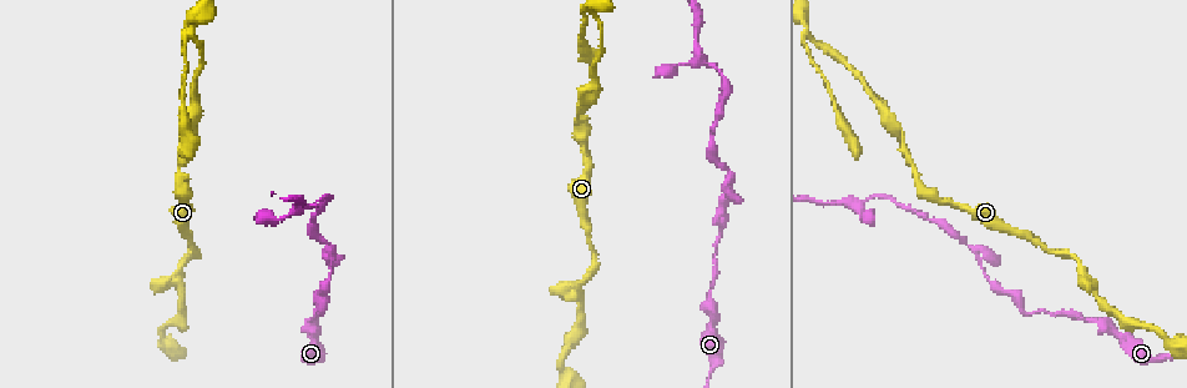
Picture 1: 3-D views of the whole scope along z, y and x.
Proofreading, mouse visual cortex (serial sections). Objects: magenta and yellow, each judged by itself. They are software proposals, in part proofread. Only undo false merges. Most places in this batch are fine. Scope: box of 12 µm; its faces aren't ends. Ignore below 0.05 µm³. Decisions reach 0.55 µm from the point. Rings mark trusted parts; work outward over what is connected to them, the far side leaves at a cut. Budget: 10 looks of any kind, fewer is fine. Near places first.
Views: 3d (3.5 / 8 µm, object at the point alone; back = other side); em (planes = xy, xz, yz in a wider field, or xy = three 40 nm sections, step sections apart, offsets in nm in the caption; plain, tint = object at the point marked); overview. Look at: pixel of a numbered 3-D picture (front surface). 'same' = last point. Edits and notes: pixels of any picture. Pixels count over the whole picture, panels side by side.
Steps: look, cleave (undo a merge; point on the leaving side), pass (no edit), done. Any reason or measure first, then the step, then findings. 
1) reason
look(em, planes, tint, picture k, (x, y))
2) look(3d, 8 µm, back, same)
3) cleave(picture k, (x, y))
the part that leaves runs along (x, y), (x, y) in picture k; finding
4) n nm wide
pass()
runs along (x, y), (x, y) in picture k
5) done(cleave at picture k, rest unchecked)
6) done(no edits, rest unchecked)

thick turns thin
look(3d, 3.5 µm, picture 1, (184, 197))

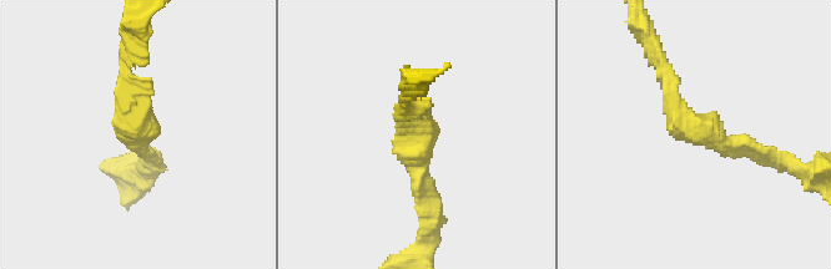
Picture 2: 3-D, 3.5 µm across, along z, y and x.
now the EM
look(em, xy, step 5, tint, picture 2, (717, 145))

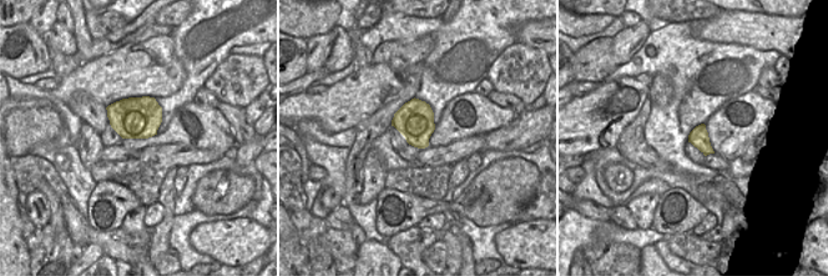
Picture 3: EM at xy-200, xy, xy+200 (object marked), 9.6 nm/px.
look(em, xy, step 3, tint, same)

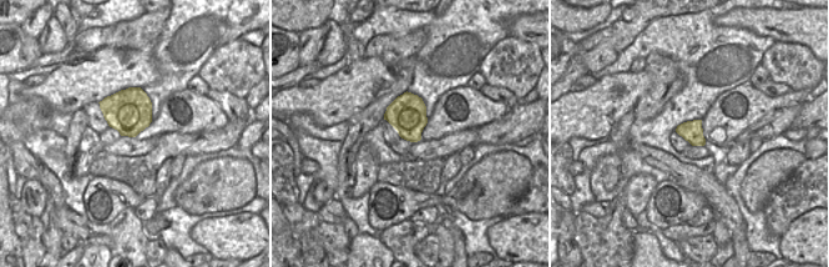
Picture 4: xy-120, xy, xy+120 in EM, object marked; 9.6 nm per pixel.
pass()
runs along (792, 166), (690, 127), (670, 85) in picture 2; all the same cell

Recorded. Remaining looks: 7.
a narrow waist
look(3d, 3.5 µm, picture 1, (1083, 319))

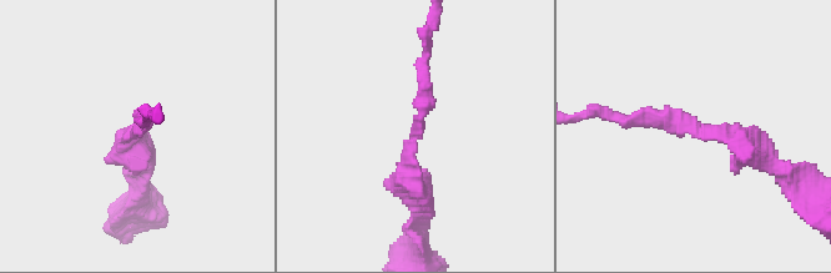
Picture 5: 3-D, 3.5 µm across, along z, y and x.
look(em, planes, tint, picture 5, (696, 131))

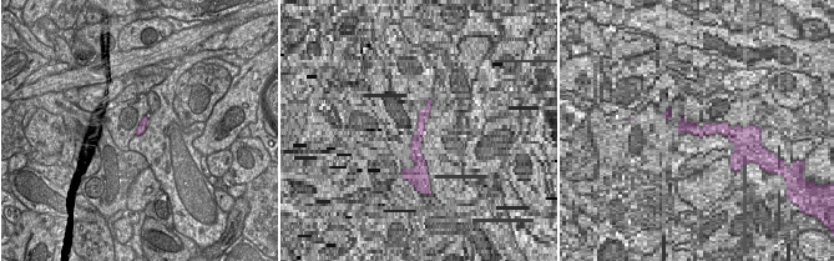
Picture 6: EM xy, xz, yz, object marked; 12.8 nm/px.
pass()
runs along (766, 160), (674, 117), (620, 117) in picture 5; one cell here

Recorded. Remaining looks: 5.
arms part here
look(3d, 3.5 µm, picture 1, (580, 290))

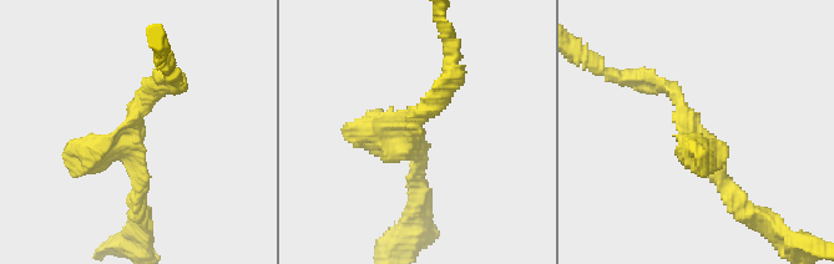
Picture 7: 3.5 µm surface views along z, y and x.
need the tissue
look(em, planes, tint, picture 7, (413, 134))

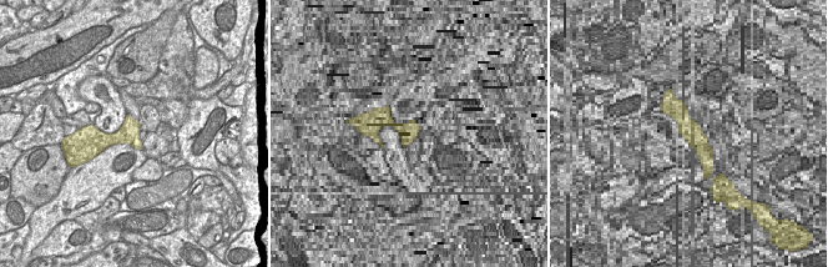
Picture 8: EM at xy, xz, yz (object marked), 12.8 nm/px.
pass()
runs along (657, 81), (749, 211) in picture 7; continuous, no second cell

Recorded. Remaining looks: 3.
sharp bend
look(3d, 3.5 µm, picture 1, (718, 228))

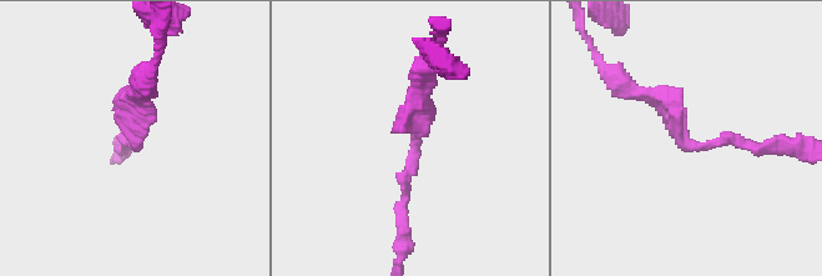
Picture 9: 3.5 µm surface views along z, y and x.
arms of 150, 200 nm
look(em, xy, step 1, tint, picture 9, (137, 145))

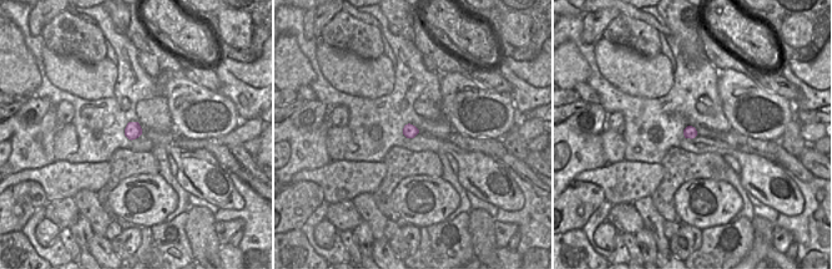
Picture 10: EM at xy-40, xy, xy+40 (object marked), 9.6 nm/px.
pass()
runs along (403, 212), (418, 98) in picture 9; continuous, no second cell

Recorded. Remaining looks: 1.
done(no edits, rest unchecked)

